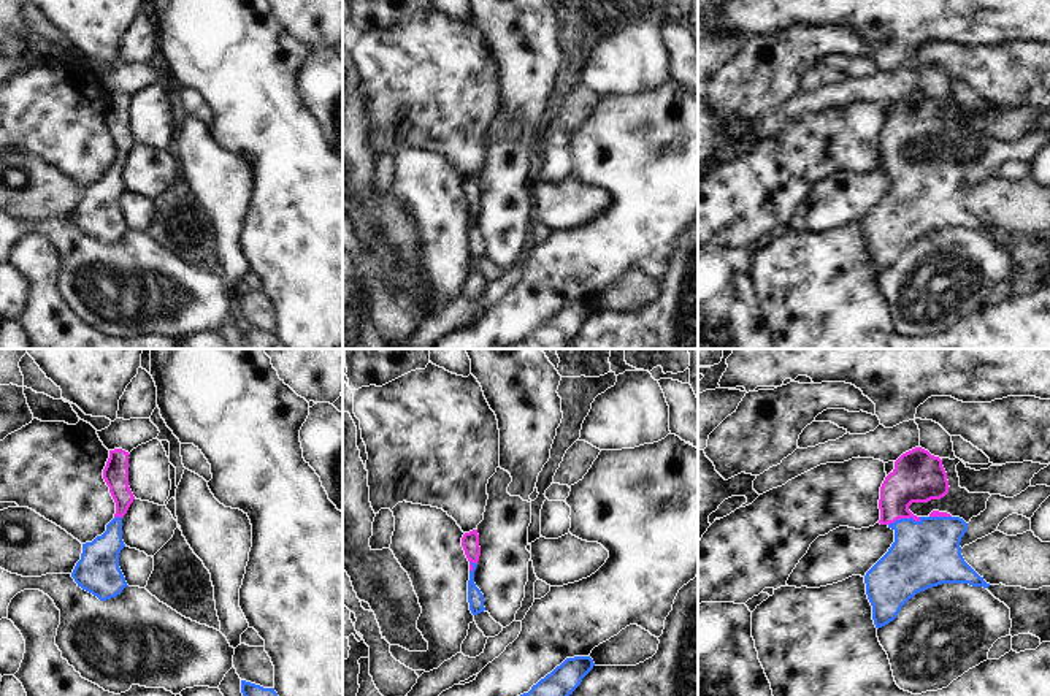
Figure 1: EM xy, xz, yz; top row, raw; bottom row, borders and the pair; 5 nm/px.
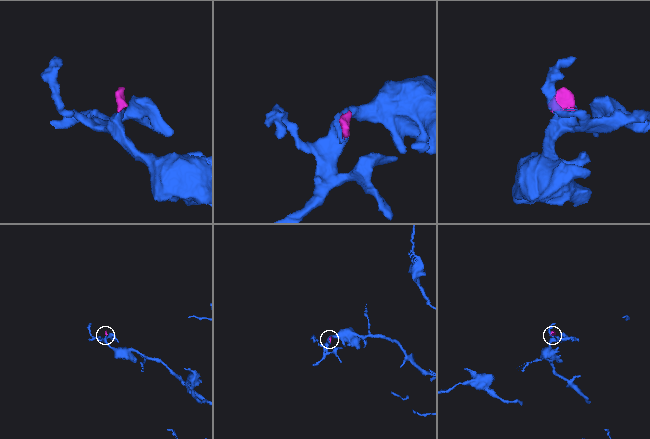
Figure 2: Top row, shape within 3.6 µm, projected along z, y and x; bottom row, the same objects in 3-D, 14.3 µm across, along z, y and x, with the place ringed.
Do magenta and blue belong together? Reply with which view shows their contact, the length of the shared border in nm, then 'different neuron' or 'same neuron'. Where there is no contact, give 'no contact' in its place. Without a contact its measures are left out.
yz | 170 nm | same neuron

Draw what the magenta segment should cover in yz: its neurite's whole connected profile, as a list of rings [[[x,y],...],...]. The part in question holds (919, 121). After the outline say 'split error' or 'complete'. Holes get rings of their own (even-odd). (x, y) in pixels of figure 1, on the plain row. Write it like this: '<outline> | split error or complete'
[[[922,92],[902,98],[885,122],[879,168],[895,176],[895,187],[864,220],[877,274],[893,266],[910,243],[931,231],[990,231],[961,200],[960,187],[968,176],[963,163],[939,155],[917,162],[909,155],[912,147],[944,143],[948,133],[942,105]]] | split error

